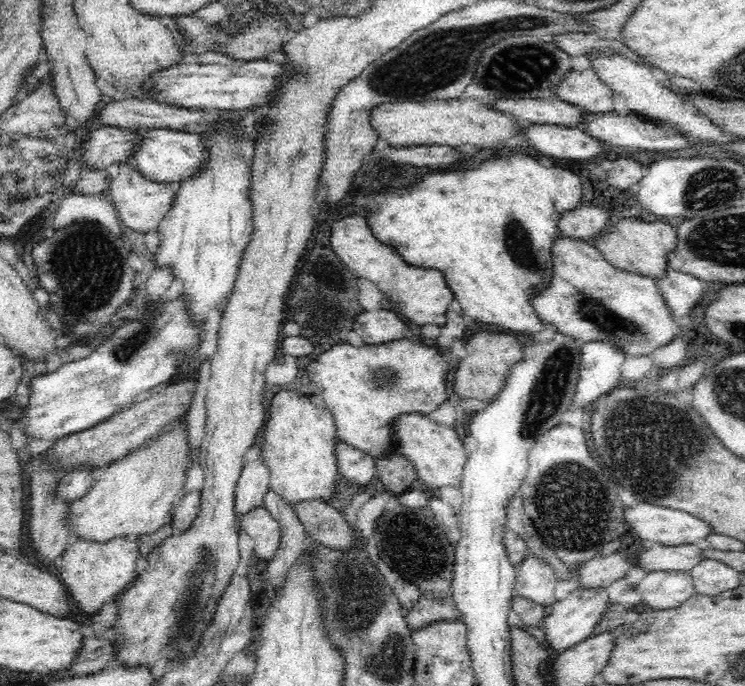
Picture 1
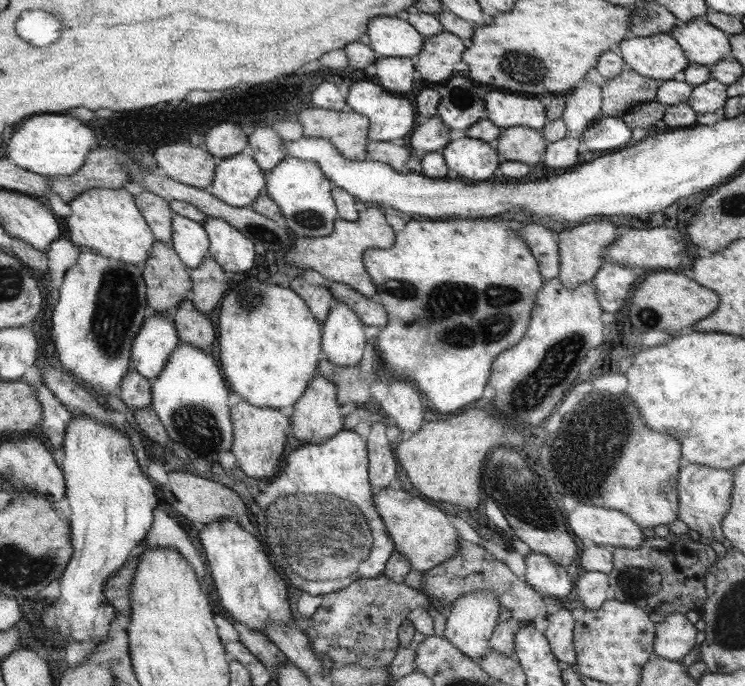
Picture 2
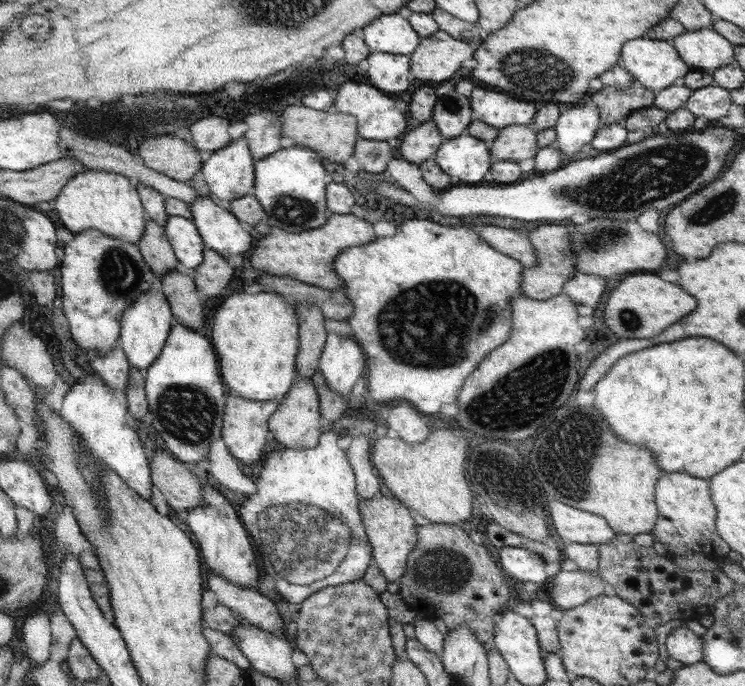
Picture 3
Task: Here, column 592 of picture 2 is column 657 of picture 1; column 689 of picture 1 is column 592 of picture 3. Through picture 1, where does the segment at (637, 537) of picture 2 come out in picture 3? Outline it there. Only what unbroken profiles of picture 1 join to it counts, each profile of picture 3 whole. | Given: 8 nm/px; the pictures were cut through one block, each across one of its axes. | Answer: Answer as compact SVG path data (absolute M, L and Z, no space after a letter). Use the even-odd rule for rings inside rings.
M550 502L547 511L552 518L552 526L566 543L606 544L616 536L616 531L604 517L584 509L568 506L563 502Z

